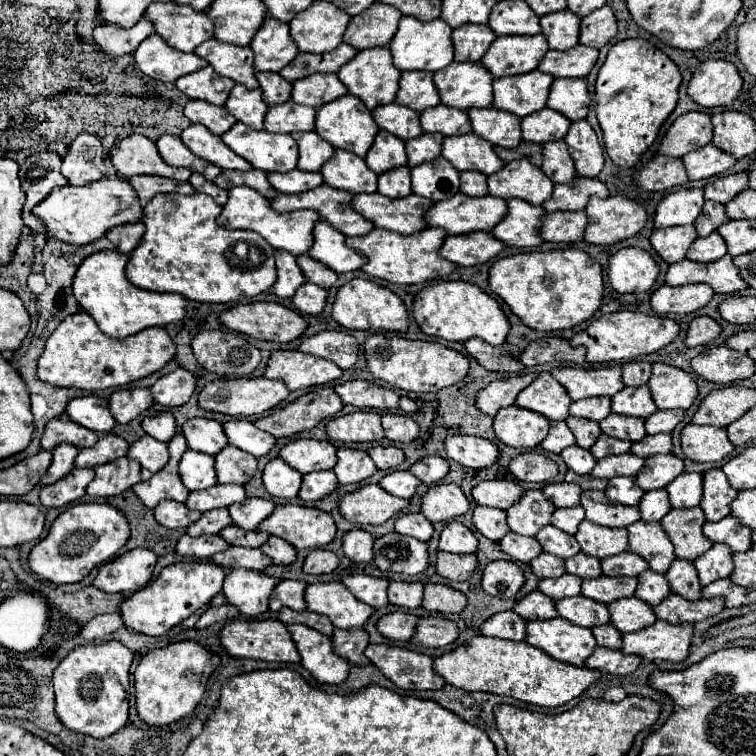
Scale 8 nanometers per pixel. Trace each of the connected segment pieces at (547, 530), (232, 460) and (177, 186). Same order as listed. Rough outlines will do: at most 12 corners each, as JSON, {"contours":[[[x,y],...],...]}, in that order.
{"contours":[[[555,526],[535,536],[543,552],[571,558],[579,552],[577,540]],[[235,446],[215,454],[219,484],[245,484],[257,458]],[[133,176],[127,182],[145,206],[159,192],[193,194],[189,182],[163,176]]]}

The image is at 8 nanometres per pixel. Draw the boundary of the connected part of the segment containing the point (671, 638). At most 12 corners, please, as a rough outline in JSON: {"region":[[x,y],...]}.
{"region":[[663,620],[623,634],[623,654],[687,658],[693,624]]}

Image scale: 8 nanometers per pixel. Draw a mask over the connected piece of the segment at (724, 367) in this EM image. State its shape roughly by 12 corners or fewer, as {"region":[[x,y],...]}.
{"region":[[727,346],[691,360],[703,380],[731,384],[753,376],[755,362]]}

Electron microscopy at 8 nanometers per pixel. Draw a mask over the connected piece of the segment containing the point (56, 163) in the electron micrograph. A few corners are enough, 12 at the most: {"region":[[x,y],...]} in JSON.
{"region":[[53,150],[35,152],[21,164],[27,194],[23,220],[41,234],[31,212],[53,188],[67,184],[63,158]]}

